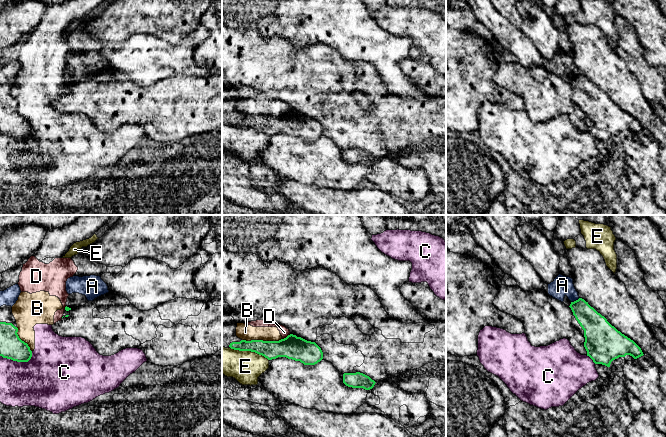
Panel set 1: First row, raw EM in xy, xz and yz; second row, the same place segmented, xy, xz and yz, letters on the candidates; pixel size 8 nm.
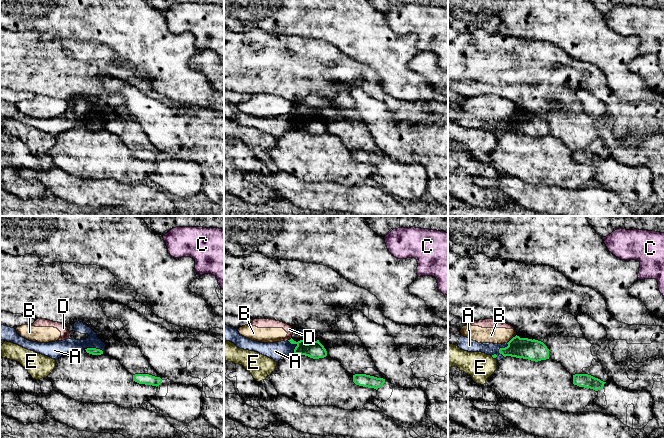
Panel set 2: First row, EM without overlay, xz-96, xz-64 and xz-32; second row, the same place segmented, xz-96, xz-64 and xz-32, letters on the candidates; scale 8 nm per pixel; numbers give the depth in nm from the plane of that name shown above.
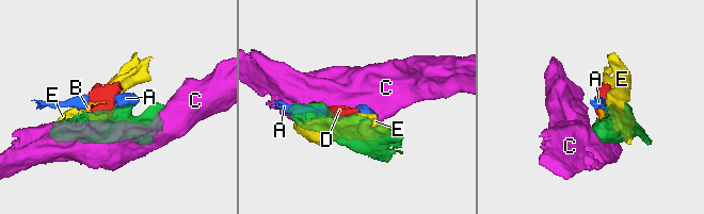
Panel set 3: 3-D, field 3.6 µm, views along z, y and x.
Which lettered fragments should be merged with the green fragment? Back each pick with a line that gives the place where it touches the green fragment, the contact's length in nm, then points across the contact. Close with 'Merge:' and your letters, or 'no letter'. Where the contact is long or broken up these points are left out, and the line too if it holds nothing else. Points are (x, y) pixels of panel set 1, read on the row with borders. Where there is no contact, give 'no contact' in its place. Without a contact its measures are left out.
Merge: no letter

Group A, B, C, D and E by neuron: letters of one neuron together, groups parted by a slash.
A / B C D / E

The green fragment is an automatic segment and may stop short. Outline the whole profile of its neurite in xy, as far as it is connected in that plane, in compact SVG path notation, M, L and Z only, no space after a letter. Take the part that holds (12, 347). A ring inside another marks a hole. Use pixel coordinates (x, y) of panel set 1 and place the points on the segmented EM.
M0 307L0 356L17 362L28 362L32 351L18 334L16 320L12 314L12 307Z

